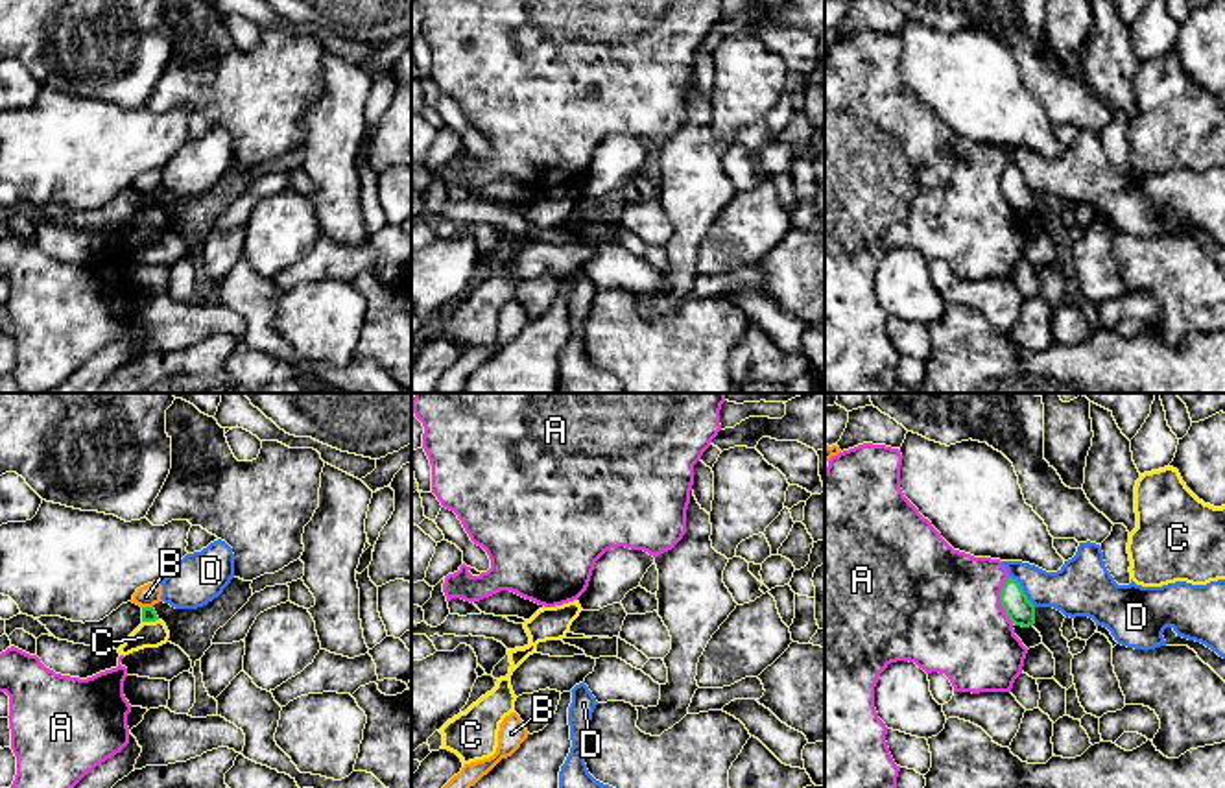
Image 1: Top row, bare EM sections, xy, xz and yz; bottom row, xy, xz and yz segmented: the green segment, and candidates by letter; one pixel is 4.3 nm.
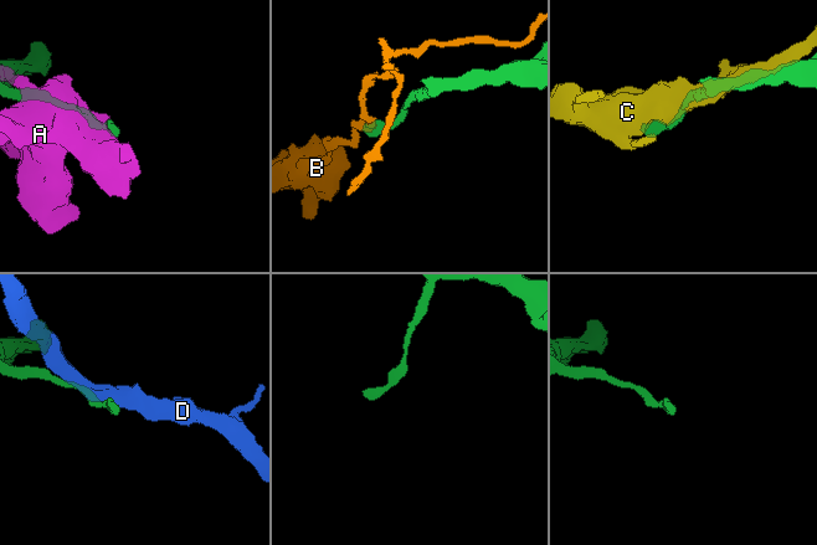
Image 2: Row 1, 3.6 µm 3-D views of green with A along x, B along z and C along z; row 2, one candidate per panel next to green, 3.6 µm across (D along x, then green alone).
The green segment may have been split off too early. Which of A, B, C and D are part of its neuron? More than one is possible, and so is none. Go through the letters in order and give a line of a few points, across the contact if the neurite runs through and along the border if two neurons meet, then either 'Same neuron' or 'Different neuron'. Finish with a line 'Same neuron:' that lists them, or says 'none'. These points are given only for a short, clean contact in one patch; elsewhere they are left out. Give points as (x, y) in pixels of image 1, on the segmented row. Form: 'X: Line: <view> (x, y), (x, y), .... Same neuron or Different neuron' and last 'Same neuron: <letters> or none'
A: Different neuron
B: Different neuron
C: Line: xy (157, 619), (142, 622). Different neuron
D: Different neuron
Same neuron: none

